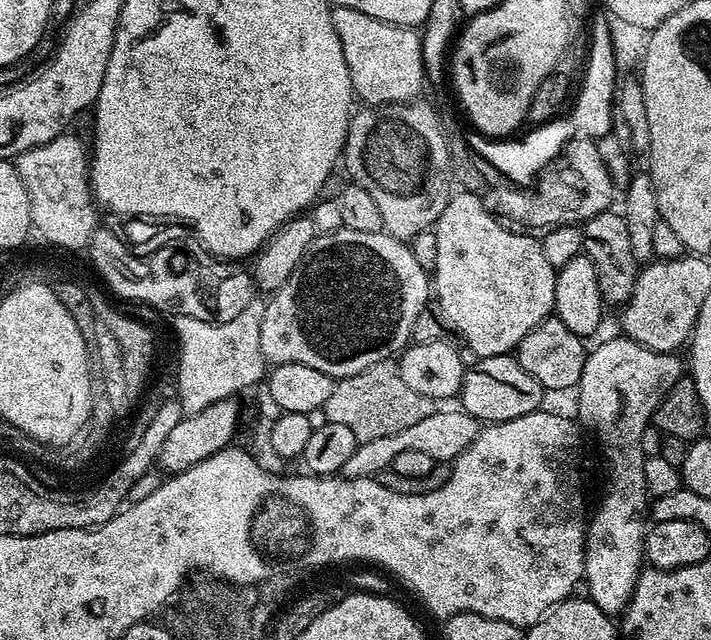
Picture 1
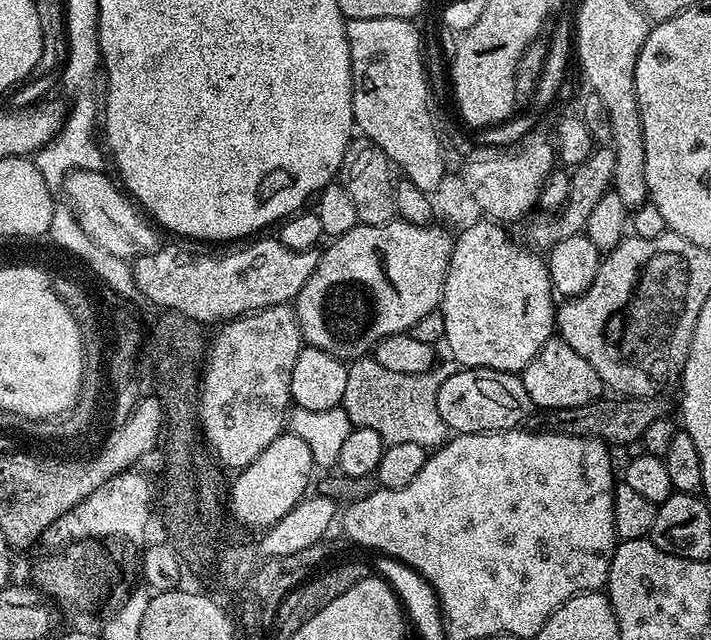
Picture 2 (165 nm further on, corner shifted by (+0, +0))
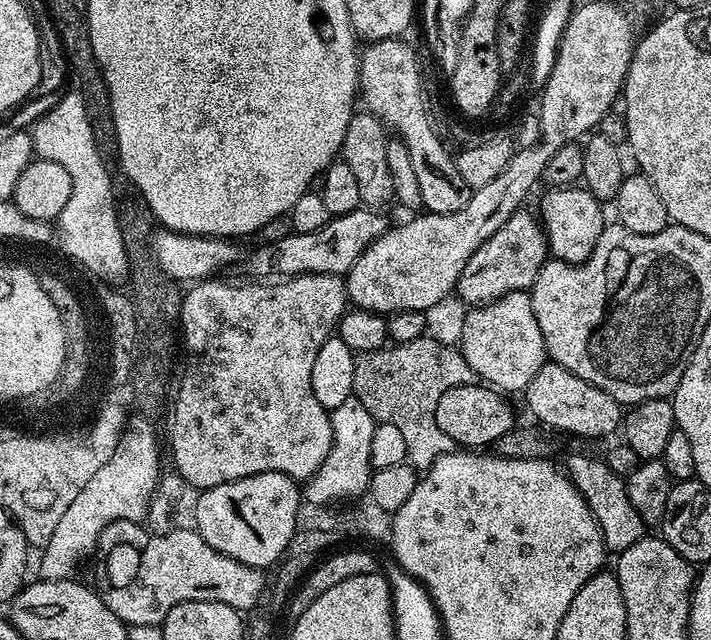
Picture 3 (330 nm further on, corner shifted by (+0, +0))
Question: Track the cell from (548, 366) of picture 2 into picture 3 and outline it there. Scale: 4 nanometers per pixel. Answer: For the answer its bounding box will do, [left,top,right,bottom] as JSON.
[522,362,622,436]

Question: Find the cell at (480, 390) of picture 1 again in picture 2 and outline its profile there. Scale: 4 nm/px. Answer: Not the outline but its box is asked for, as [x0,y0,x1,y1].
[438,367,533,436]

